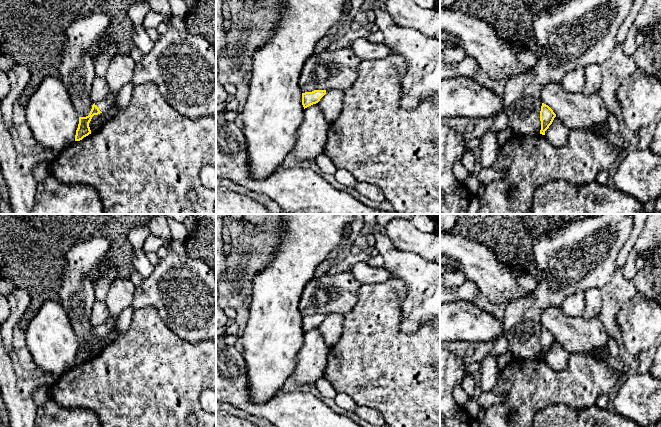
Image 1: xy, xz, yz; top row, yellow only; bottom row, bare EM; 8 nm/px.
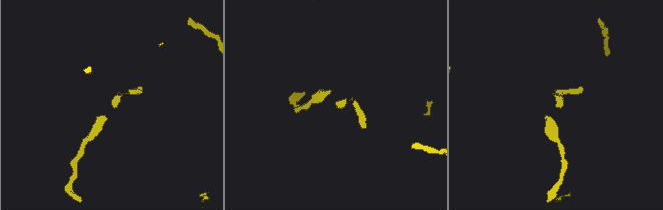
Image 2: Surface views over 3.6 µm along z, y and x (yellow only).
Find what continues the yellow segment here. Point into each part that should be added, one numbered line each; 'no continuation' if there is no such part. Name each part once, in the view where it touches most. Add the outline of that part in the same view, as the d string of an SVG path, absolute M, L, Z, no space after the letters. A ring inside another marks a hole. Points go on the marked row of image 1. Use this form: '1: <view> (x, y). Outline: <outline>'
1: xy (105, 103). Outline: M107 95L105 99L96 102L95 105L99 108L99 110L101 112L105 111L106 109L108 109L108 107L110 106L111 102L113 100L115 100L116 95Z

